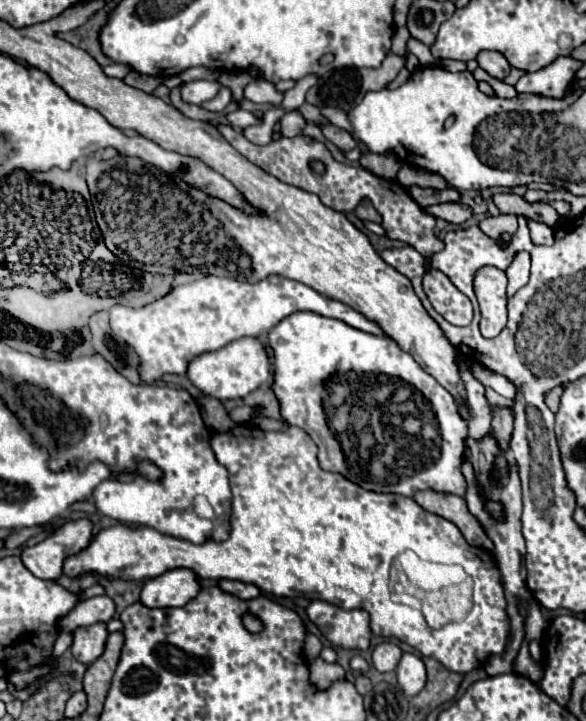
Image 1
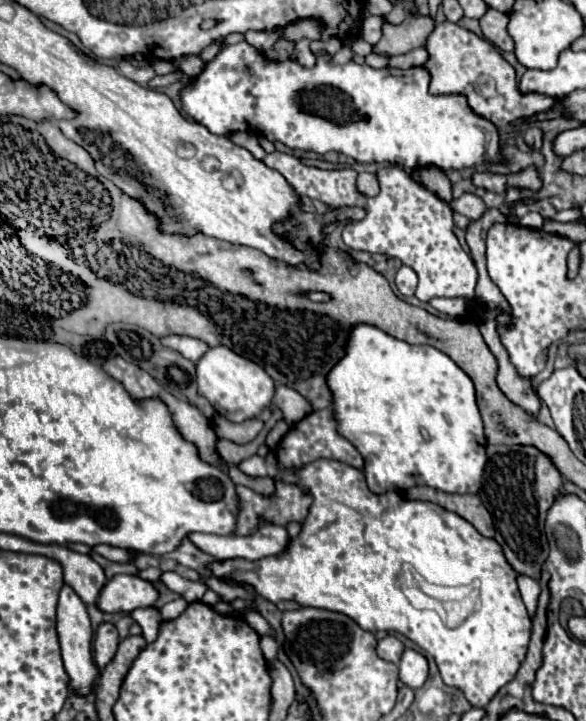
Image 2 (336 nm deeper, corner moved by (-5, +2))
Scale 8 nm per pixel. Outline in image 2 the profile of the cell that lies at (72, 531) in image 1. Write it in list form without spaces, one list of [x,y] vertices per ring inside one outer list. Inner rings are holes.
[[[70,585],[62,587],[60,599],[58,599],[58,637],[60,637],[64,667],[66,667],[66,673],[70,675],[70,687],[76,693],[86,695],[90,691],[90,685],[98,679],[98,669],[94,667],[92,653],[90,653],[92,627],[90,627],[90,619],[88,619],[84,603],[74,593],[74,589],[70,589]]]

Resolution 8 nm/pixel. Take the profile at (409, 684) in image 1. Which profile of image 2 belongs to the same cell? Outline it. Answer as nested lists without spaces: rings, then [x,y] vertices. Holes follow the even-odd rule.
[[[406,649],[400,659],[400,681],[412,689],[424,685],[428,677],[428,661],[422,653],[414,649]]]

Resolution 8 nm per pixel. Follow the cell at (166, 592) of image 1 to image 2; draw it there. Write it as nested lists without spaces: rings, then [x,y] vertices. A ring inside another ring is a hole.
[[[116,575],[104,585],[96,605],[108,613],[130,613],[134,609],[152,607],[156,601],[158,591],[154,583],[144,581],[136,575]]]

